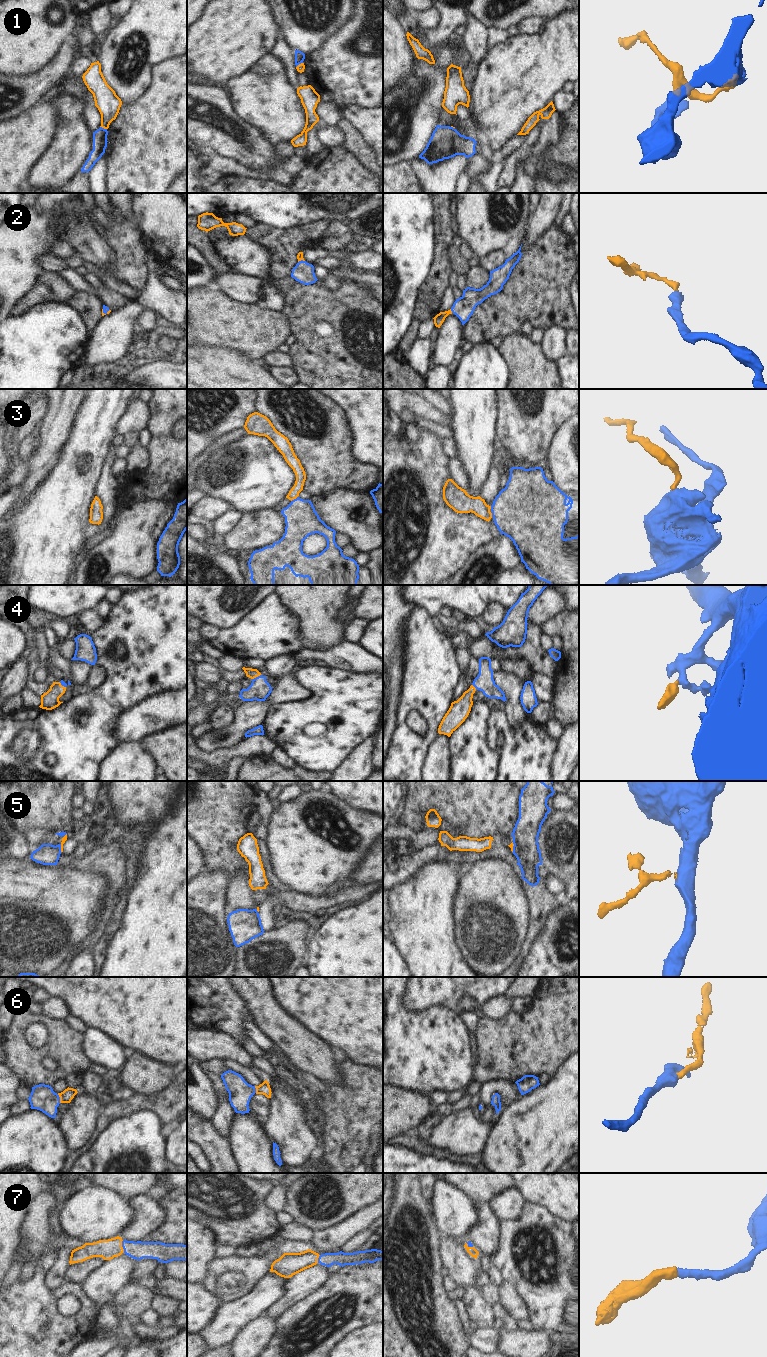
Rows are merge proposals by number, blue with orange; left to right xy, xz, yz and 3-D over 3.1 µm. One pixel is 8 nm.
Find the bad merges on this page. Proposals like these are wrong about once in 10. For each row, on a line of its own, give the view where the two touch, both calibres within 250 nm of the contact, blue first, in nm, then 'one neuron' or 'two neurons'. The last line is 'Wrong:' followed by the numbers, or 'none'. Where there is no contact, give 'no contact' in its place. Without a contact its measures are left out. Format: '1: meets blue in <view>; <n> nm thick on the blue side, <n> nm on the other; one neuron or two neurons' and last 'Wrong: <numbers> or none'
1: meets blue in xy; 110 nm thick on the blue side, 190 nm on the other; two neurons
2: meets blue in yz; 170 nm thick on the blue side, 80 nm on the other; one neuron
3: meets blue in xz; 260 nm thick on the blue side, 80 nm on the other; one neuron
4: meets blue in xz; 170 nm thick on the blue side, 80 nm on the other; one neuron
5: meets blue in yz; 220 nm thick on the blue side, 40 nm on the other; two neurons
6: meets blue in xy; 200 nm thick on the blue side, 100 nm on the other; one neuron
7: meets blue in xy; 150 nm thick on the blue side, 160 nm on the other; one neuron
Wrong: 1, 5

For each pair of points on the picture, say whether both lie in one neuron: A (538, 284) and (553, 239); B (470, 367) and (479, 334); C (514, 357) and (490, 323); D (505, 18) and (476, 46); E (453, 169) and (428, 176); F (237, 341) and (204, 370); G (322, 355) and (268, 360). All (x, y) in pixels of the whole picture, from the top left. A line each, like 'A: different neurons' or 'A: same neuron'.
A: same neuron
B: different neurons
C: different neurons
D: different neurons
E: same neuron
F: different neurons
G: different neurons

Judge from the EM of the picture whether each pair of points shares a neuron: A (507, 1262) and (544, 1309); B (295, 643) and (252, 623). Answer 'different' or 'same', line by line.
A: same
B: same

